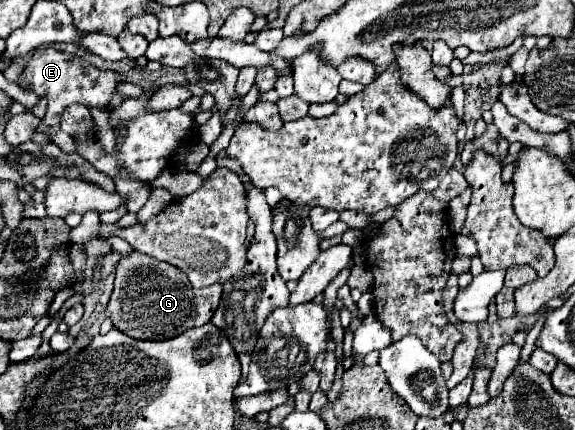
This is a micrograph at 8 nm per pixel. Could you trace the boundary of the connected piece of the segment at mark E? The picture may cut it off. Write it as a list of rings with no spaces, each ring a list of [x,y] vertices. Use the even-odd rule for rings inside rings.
[[[38,48],[32,58],[28,60],[24,72],[18,78],[18,86],[22,90],[26,90],[30,84],[30,90],[40,96],[40,98],[48,98],[48,110],[46,116],[40,120],[38,124],[38,132],[42,134],[56,134],[60,130],[60,120],[62,114],[66,110],[66,106],[70,104],[82,104],[88,108],[110,108],[110,98],[116,92],[116,86],[122,84],[126,78],[126,74],[122,72],[114,72],[114,70],[98,70],[96,66],[92,66],[88,60],[54,50],[54,48]]]

